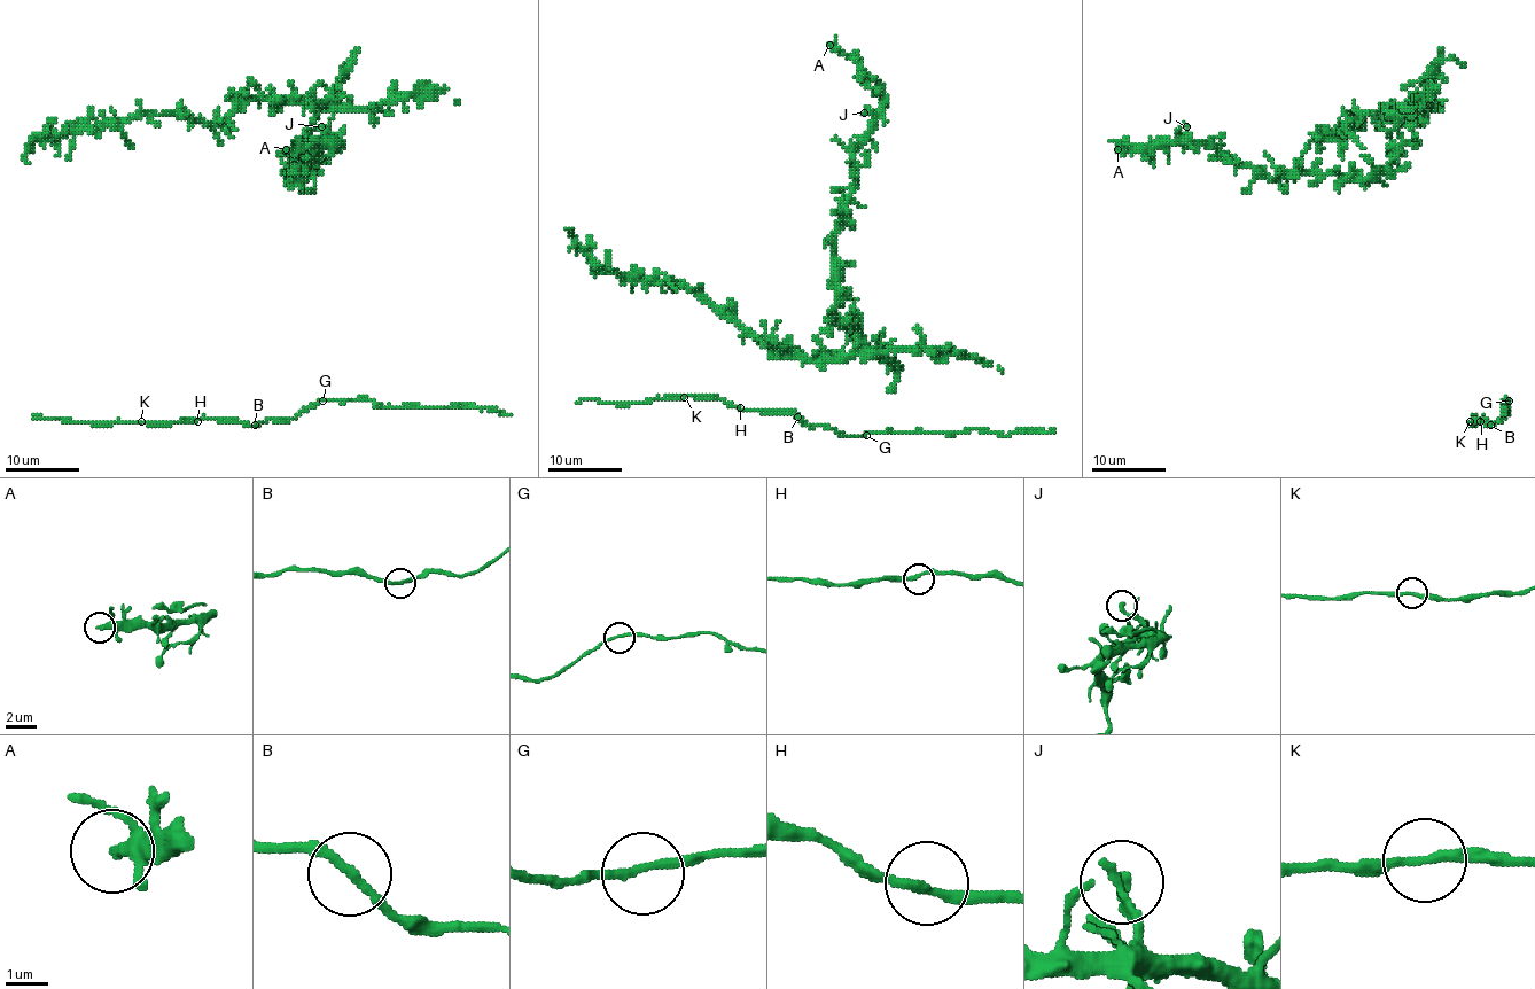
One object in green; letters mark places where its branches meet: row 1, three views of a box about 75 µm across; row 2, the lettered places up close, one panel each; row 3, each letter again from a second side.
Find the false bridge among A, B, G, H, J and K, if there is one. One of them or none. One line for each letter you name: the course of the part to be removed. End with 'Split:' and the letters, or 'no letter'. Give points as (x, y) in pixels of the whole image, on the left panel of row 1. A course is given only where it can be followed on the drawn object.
Split: no letter

